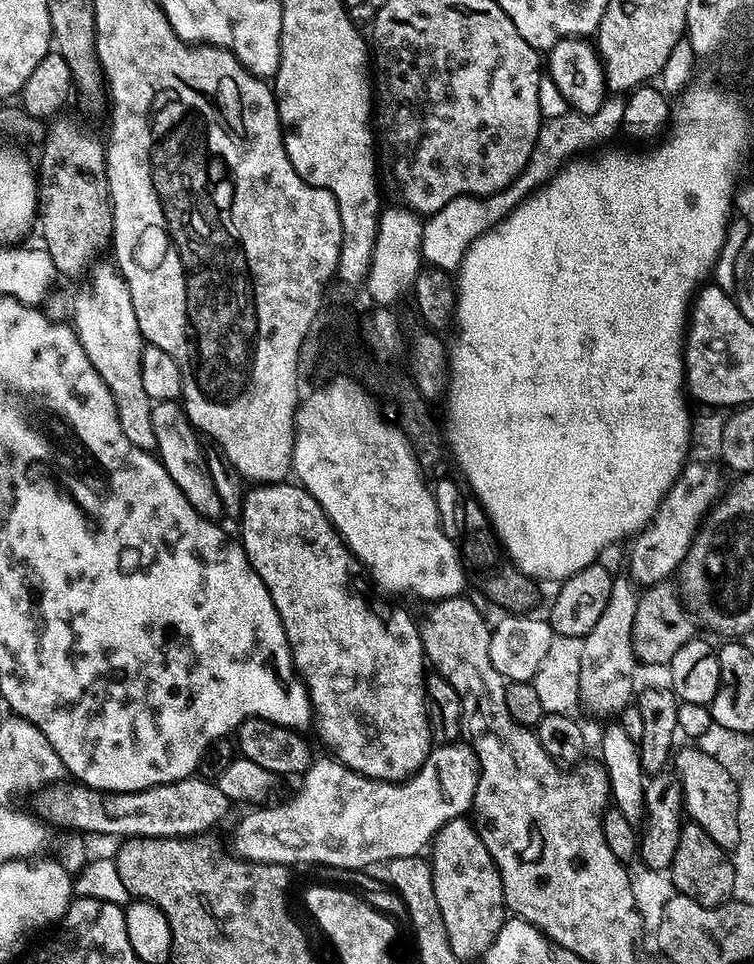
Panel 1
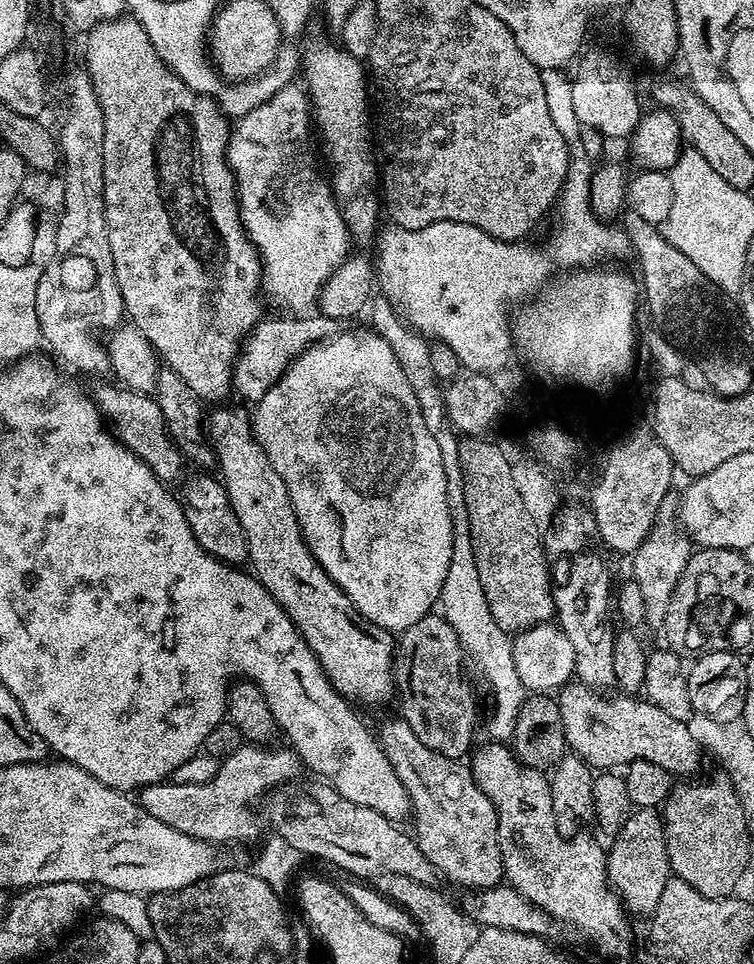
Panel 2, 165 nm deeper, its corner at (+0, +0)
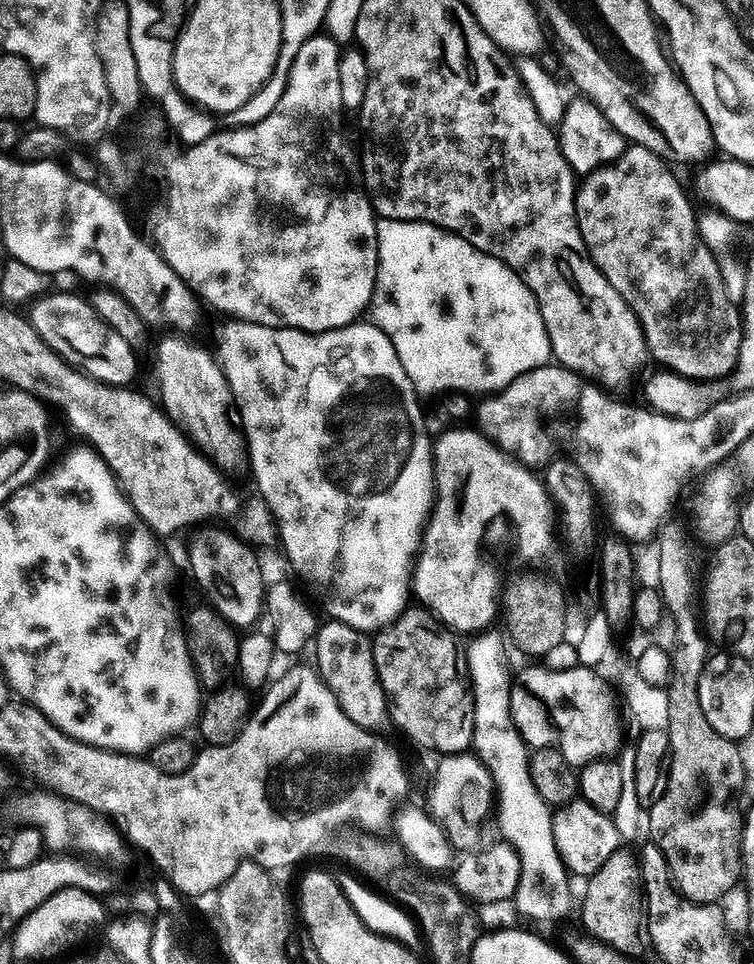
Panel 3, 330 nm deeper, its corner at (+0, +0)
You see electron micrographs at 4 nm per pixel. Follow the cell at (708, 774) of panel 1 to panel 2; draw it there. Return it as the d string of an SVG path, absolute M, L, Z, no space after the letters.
M569 682L559 689L562 726L568 748L596 770L612 770L633 760L649 760L654 766L671 772L673 777L688 778L700 768L700 743L688 729L687 723L670 718L658 706L635 695L601 694L579 682Z

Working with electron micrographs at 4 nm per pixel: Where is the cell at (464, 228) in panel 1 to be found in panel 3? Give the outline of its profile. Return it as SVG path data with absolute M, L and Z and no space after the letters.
M377 219L376 245L378 246L378 262L376 263L376 281L370 305L370 320L371 323L377 324L382 330L382 334L386 334L386 338L390 338L394 350L398 354L398 362L402 362L402 370L406 370L410 382L416 387L416 391L421 397L427 398L427 396L436 395L439 397L441 394L454 392L495 394L514 382L519 375L526 374L527 371L532 371L536 367L547 365L553 359L550 338L546 334L540 307L530 286L526 286L516 271L510 266L506 266L498 258L478 250L454 232L447 232L446 229L433 224L423 224L421 220Z

